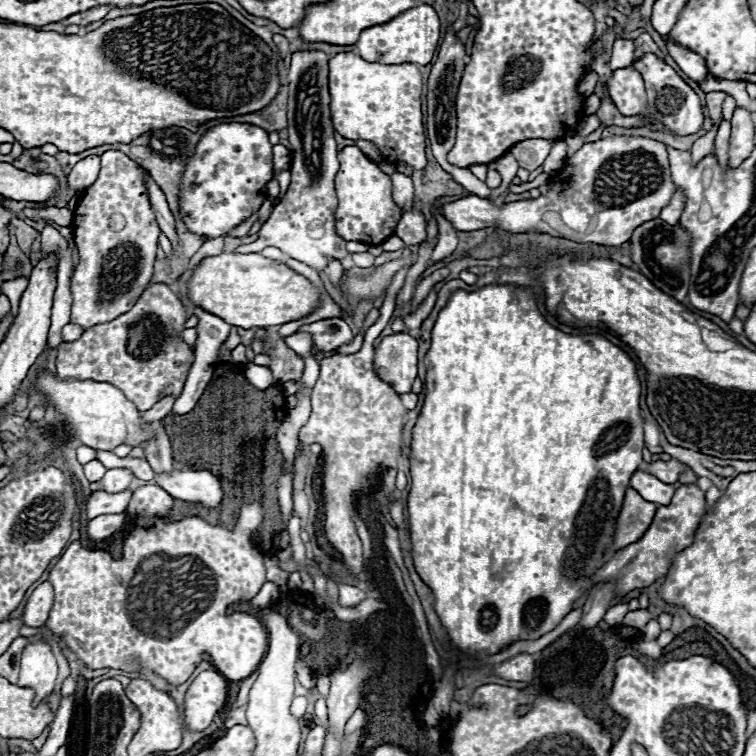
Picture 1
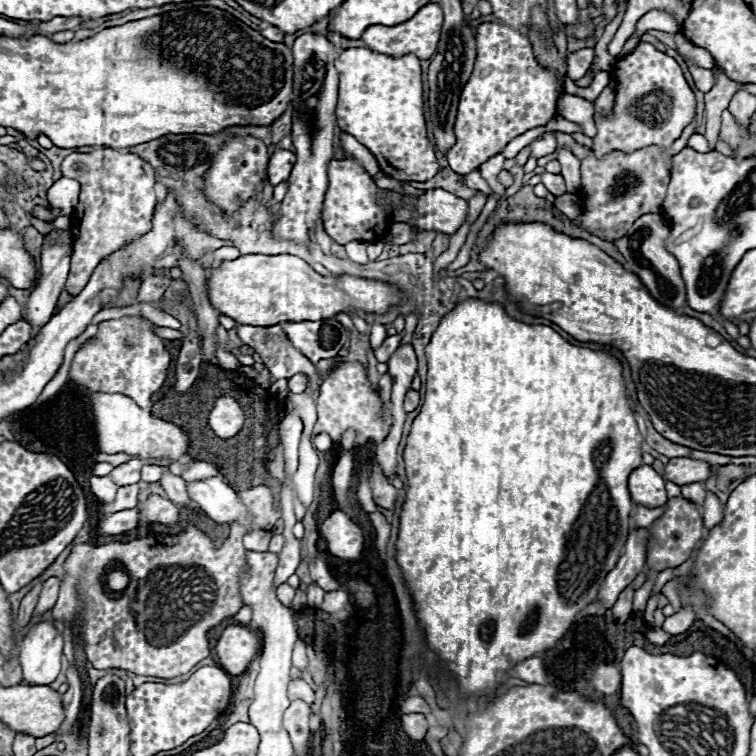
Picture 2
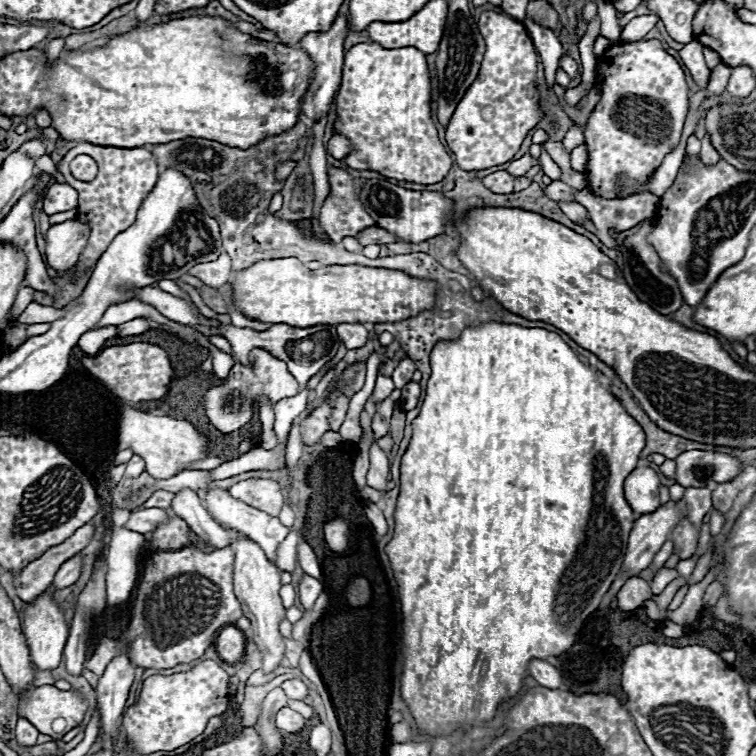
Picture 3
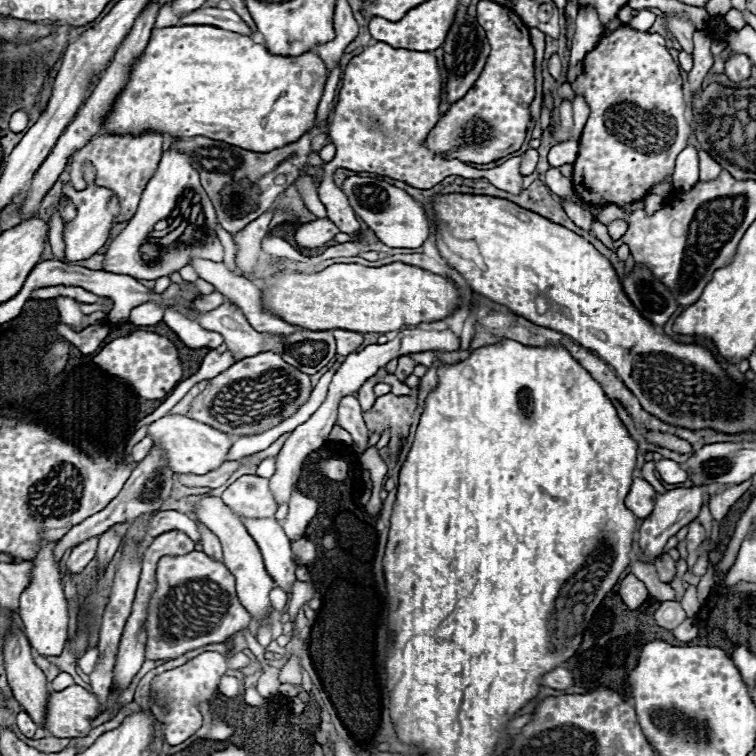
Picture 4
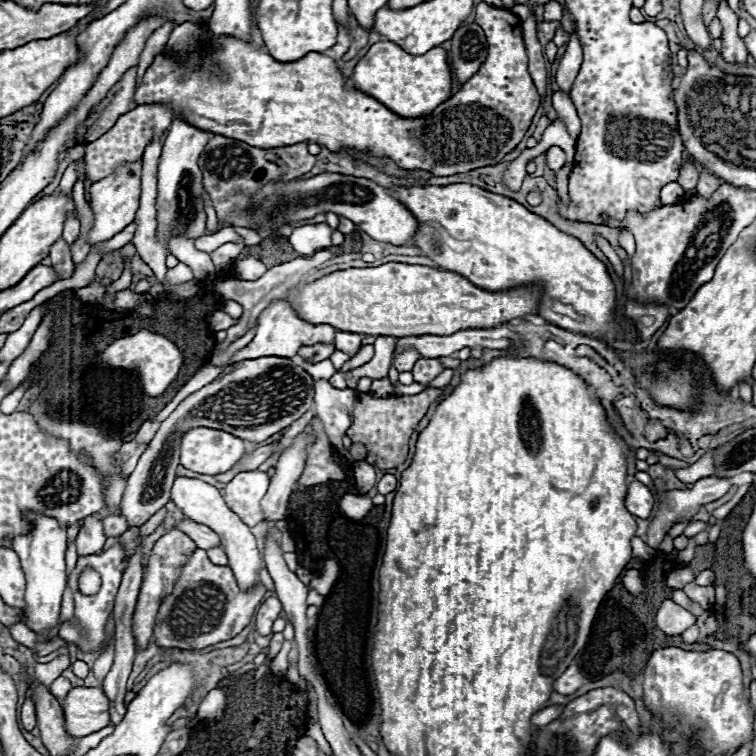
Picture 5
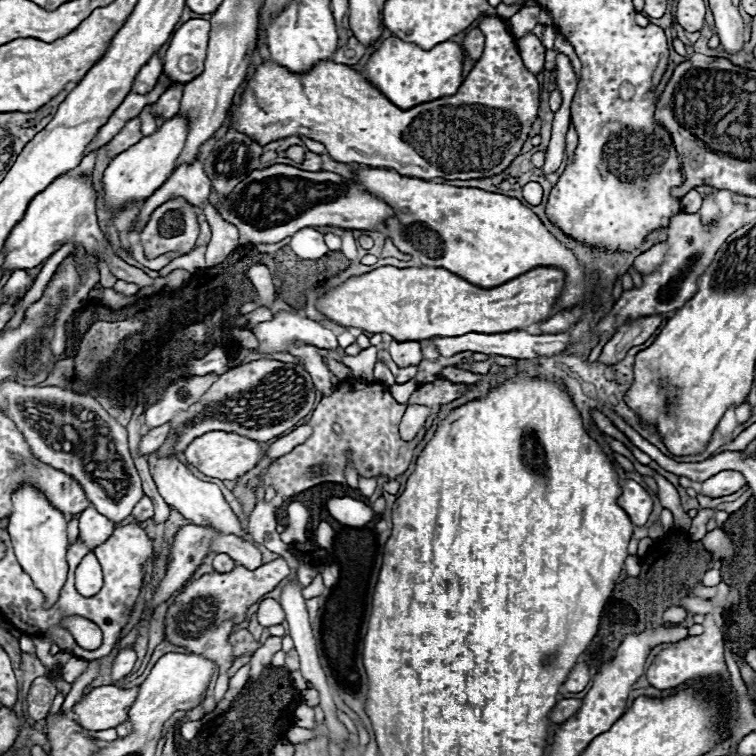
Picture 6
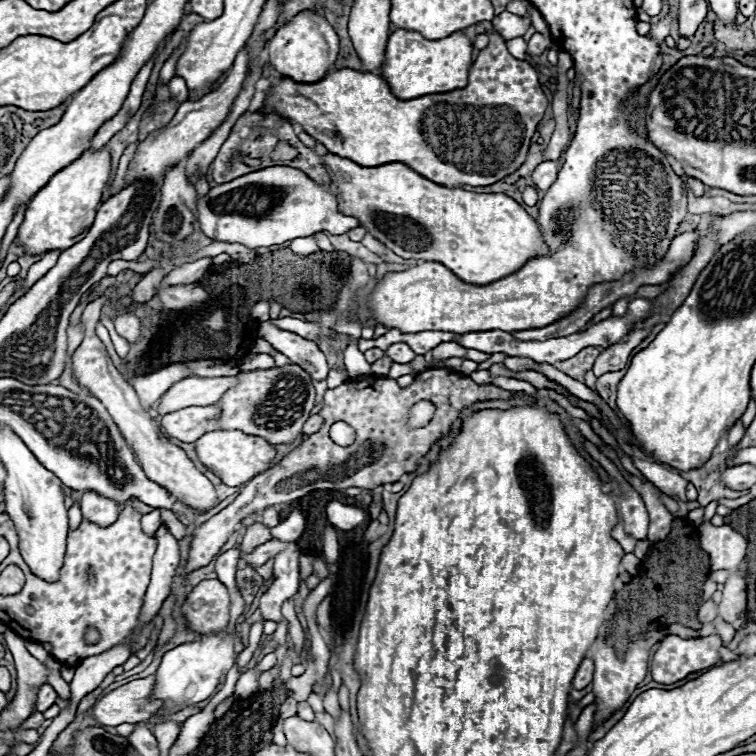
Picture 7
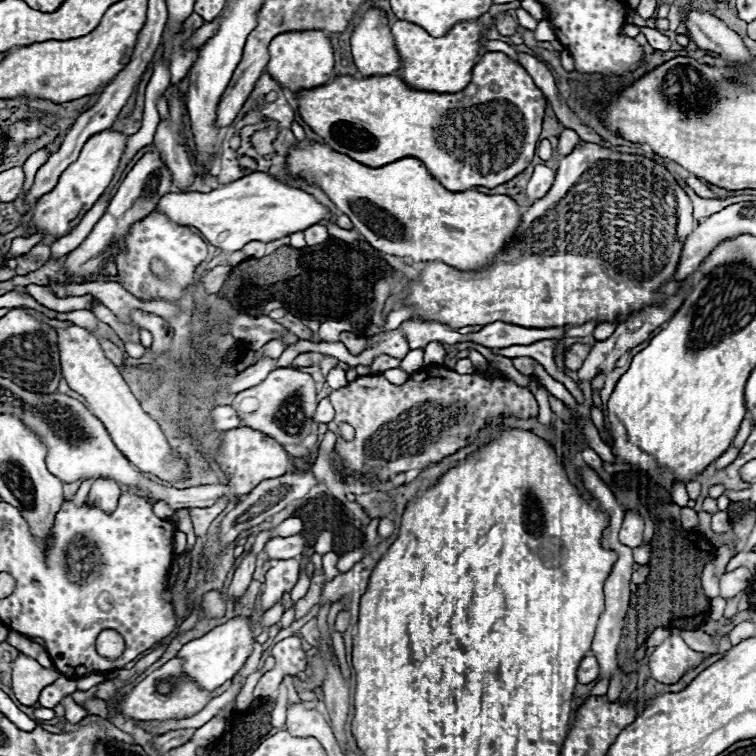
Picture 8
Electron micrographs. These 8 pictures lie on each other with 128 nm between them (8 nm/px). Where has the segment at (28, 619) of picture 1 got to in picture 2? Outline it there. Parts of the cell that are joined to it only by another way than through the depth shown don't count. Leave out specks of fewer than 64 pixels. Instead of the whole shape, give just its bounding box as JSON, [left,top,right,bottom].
[34,578,60,618]

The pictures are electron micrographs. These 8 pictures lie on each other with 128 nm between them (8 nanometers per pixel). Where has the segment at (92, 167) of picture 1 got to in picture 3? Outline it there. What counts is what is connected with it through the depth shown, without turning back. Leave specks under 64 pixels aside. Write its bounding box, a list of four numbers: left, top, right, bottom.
[44,182,78,214]

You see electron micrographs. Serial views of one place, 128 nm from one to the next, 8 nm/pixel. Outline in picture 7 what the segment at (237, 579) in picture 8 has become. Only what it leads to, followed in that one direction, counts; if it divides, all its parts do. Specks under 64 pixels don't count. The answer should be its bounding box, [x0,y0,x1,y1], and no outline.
[242,522,272,552]

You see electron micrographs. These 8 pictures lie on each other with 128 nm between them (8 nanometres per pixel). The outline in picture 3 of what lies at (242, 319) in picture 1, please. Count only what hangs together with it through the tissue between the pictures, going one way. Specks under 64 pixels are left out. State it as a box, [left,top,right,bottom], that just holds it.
[232,258,436,328]

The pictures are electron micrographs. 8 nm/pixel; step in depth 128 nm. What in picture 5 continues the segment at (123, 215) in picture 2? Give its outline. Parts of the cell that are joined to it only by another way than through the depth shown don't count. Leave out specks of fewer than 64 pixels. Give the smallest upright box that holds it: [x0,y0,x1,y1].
[82,104,172,182]

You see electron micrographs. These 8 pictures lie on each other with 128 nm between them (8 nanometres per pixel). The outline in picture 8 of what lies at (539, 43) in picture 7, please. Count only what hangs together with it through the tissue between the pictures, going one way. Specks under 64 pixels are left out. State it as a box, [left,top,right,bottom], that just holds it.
[534,20,556,42]

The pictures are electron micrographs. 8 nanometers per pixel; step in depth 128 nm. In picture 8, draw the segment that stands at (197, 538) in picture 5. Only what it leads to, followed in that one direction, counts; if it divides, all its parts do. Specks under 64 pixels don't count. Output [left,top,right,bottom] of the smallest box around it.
[264,534,306,560]

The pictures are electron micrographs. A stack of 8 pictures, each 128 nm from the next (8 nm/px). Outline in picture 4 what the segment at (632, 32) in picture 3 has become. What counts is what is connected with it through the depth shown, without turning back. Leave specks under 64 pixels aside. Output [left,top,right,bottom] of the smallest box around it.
[626,10,656,32]

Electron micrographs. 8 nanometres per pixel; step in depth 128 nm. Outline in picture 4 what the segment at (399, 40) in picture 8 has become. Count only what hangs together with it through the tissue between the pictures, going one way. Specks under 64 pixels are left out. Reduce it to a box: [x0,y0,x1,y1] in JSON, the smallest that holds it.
[318,42,488,234]

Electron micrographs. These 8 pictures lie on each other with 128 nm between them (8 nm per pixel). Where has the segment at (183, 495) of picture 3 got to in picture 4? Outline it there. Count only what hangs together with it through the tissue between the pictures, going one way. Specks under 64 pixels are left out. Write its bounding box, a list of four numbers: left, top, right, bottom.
[198,522,218,560]

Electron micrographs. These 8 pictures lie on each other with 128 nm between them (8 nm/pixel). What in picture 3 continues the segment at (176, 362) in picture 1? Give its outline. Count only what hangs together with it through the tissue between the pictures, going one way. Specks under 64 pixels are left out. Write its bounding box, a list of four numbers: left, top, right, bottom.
[82,342,172,402]

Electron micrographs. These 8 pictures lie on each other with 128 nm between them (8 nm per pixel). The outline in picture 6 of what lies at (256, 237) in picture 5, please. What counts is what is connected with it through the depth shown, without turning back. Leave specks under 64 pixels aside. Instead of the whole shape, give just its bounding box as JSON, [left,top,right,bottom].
[204,204,240,268]

